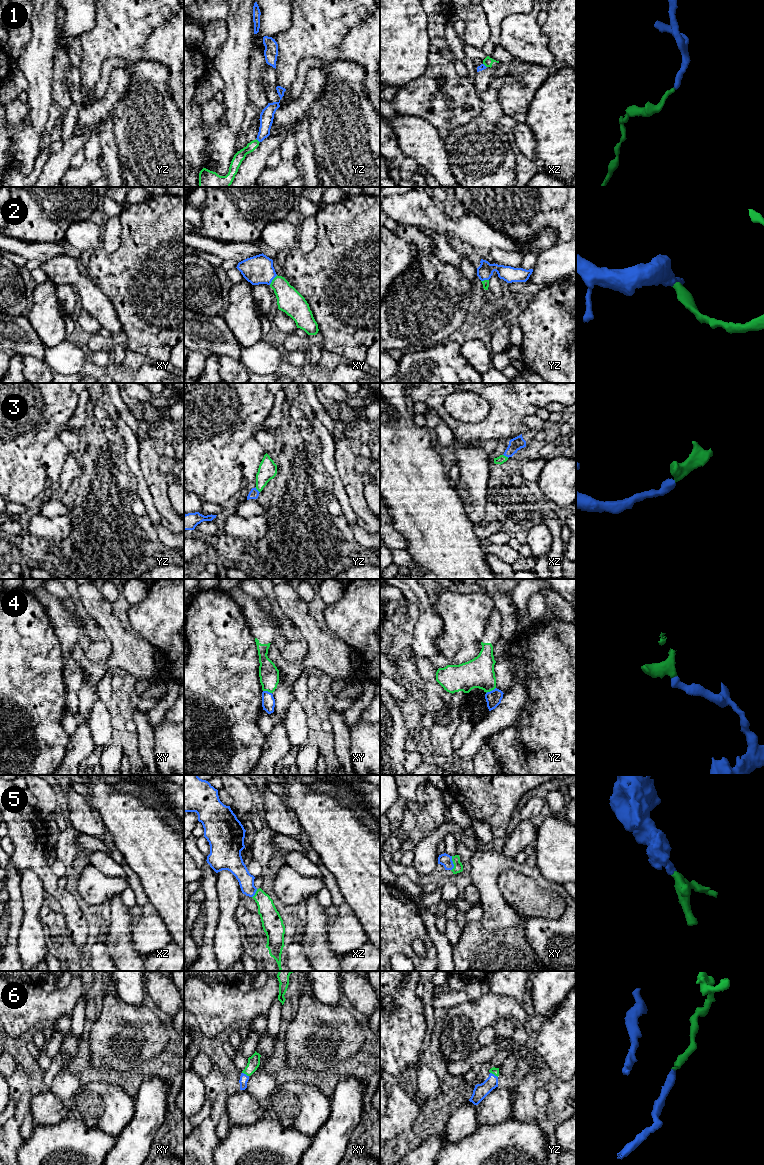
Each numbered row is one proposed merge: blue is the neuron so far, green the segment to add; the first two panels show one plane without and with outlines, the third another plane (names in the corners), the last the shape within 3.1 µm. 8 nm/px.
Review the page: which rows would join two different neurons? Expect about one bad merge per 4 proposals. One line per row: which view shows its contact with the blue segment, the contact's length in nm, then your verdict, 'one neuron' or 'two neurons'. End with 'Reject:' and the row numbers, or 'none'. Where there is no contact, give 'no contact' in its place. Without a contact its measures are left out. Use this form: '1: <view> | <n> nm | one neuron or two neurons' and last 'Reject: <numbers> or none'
1: yz | 50 nm | two neurons
2: xy | 100 nm | one neuron
3: yz | 60 nm | one neuron
4: yz | 90 nm | one neuron
5: xy | 120 nm | one neuron
6: yz | 80 nm | one neuron
Reject: 1

